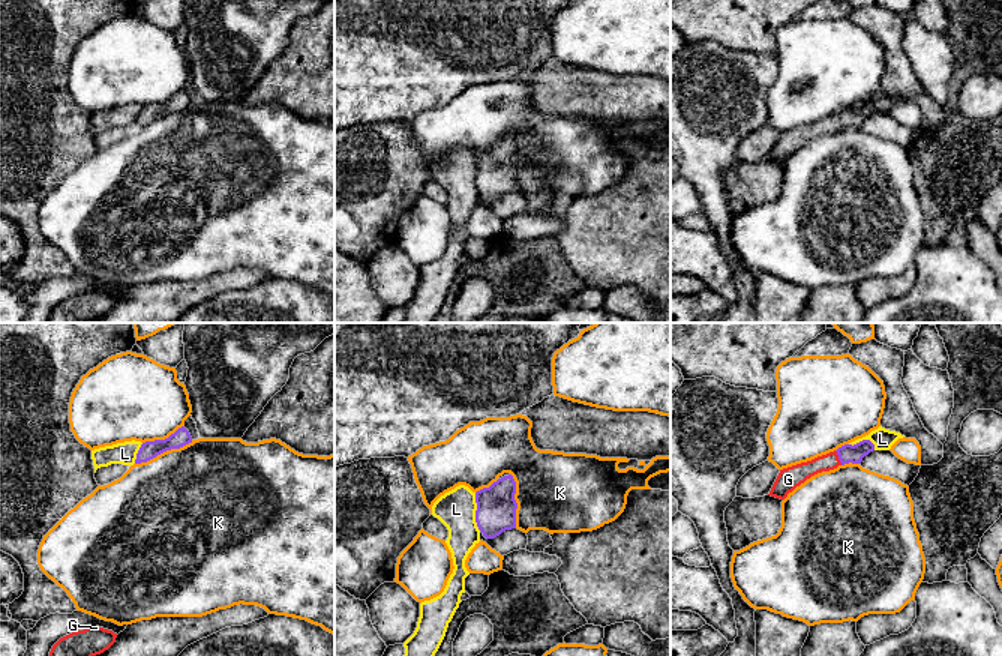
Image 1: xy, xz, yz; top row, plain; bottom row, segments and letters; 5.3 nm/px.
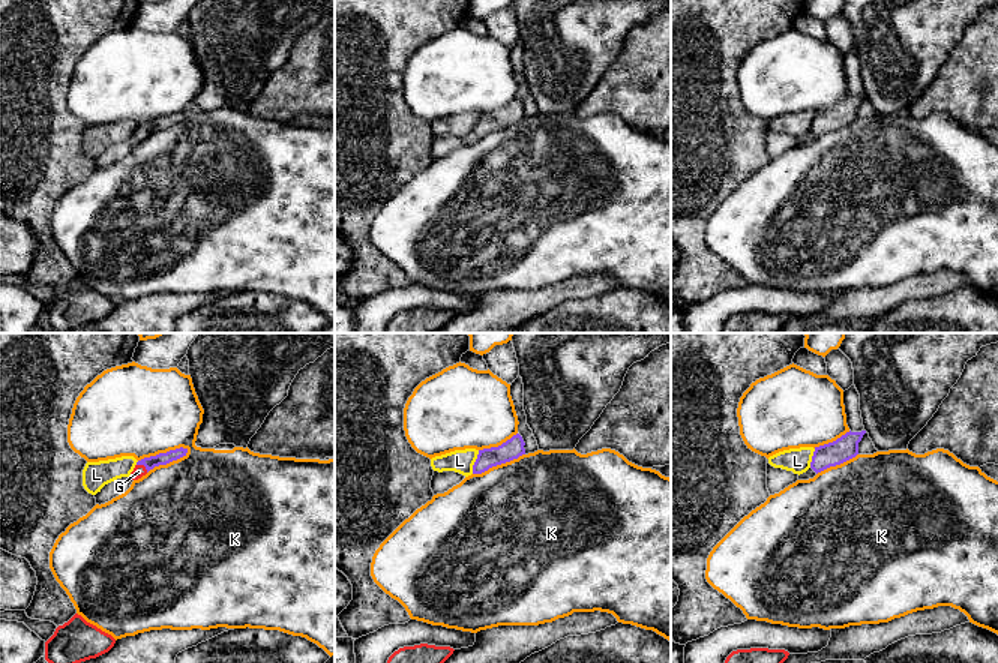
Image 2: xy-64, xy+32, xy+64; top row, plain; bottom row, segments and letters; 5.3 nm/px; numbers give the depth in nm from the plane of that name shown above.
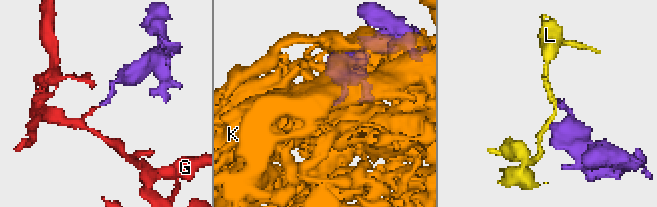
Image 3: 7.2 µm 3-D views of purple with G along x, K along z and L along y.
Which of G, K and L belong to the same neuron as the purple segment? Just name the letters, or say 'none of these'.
G

